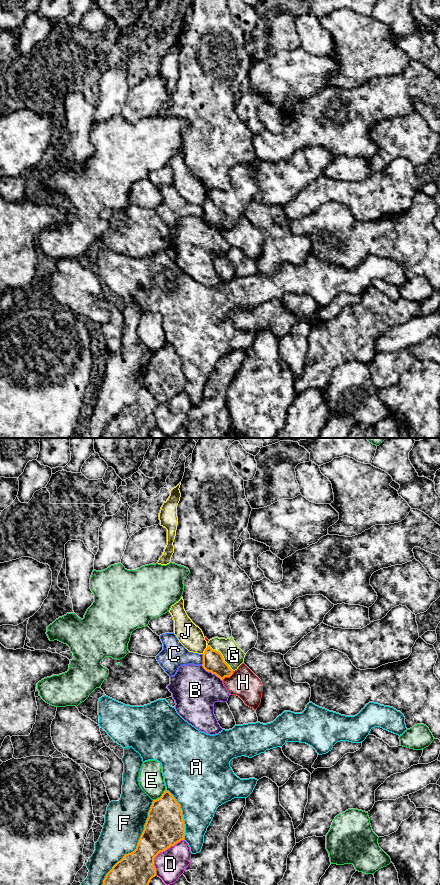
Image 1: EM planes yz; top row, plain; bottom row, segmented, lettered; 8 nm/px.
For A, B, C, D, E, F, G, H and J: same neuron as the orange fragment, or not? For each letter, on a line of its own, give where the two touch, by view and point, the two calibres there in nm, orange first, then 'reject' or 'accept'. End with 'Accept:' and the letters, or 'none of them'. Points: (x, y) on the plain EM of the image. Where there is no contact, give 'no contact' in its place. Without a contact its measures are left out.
A: meets orange in yz at (181, 366); 320 nm thick on the orange side, 400 nm on the other; reject
B: meets orange in yz at (212, 225); 170 nm thick on the orange side, 360 nm on the other; reject
C: meets orange in yz at (203, 211); 170 nm thick on the orange side, 200 nm on the other; reject
D: meets orange in yz at (160, 403); 320 nm thick on the orange side, 240 nm on the other; reject
E: meets orange in yz at (161, 348); 320 nm thick on the orange side, 200 nm on the other; reject
F: meets orange in yz at (137, 397); 300 nm thick on the orange side, 320 nm on the other; reject
G: meets orange in yz at (221, 207); 170 nm thick on the orange side, 160 nm on the other; accept
H: meets orange in yz at (228, 228); 170 nm thick on the orange side, 220 nm on the other; reject
J: meets orange in yz at (205, 201); 170 nm thick on the orange side, 190 nm on the other; reject
Accept: G

